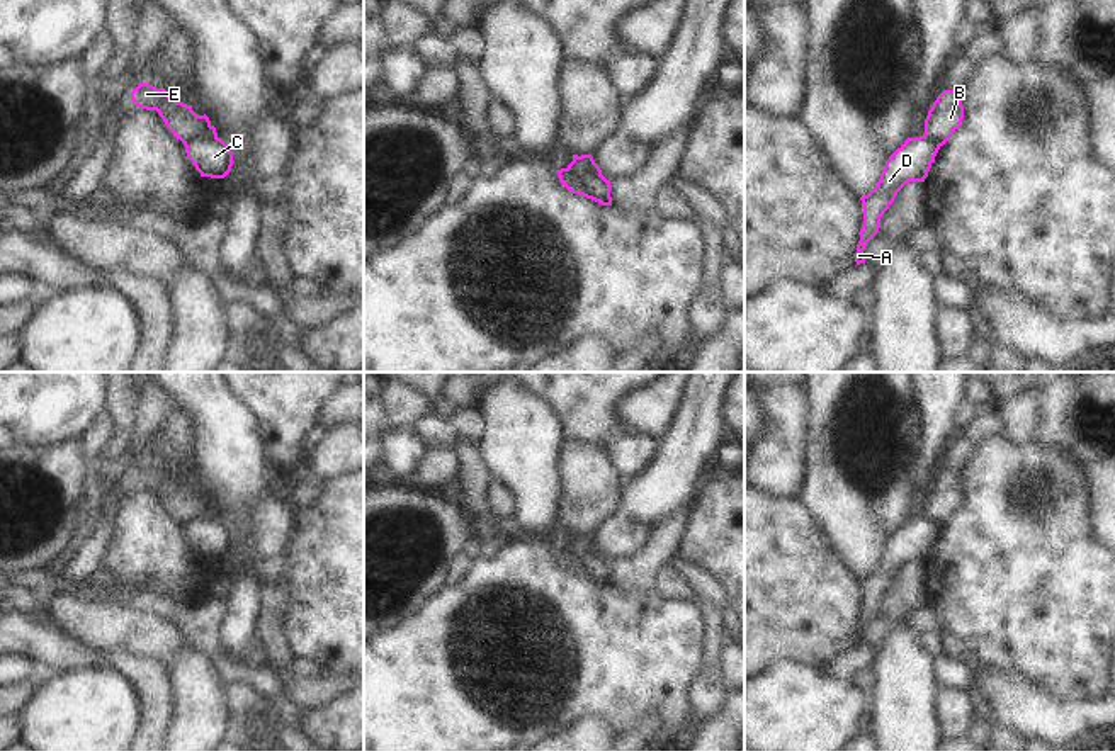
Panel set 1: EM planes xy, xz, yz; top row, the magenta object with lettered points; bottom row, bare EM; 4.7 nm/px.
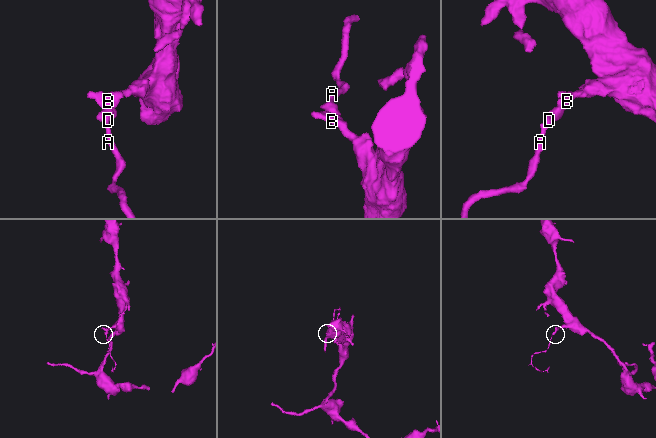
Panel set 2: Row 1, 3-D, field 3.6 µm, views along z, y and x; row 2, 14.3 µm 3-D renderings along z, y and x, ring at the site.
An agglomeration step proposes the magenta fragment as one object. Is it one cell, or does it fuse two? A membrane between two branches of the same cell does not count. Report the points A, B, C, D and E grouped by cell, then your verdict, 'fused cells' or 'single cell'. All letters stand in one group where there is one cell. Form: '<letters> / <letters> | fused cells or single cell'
A C D / B E | fused cells

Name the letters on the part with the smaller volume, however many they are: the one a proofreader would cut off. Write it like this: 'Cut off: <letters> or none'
Cut off: A, C, D

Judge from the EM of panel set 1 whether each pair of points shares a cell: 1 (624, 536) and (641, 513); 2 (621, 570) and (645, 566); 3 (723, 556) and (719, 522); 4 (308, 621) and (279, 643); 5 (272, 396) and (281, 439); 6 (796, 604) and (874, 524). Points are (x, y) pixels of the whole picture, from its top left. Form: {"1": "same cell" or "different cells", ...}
{"1": "same cell", "2": "same cell", "3": "same cell", "4": "different cells", "5": "same cell", "6": "different cells"}

